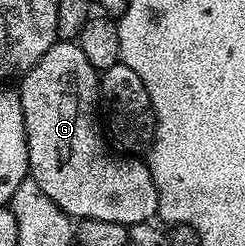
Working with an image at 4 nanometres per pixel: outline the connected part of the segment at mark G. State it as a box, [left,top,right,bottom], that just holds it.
[20,41,158,228]

